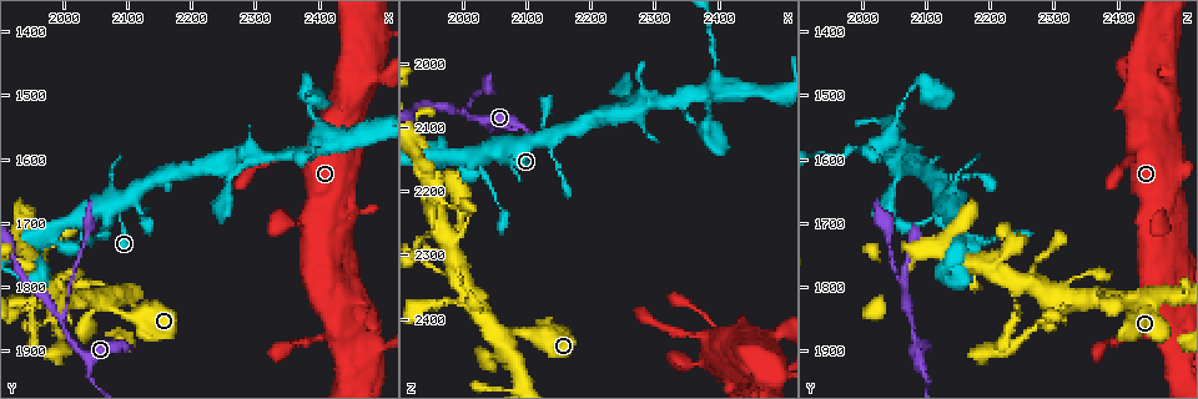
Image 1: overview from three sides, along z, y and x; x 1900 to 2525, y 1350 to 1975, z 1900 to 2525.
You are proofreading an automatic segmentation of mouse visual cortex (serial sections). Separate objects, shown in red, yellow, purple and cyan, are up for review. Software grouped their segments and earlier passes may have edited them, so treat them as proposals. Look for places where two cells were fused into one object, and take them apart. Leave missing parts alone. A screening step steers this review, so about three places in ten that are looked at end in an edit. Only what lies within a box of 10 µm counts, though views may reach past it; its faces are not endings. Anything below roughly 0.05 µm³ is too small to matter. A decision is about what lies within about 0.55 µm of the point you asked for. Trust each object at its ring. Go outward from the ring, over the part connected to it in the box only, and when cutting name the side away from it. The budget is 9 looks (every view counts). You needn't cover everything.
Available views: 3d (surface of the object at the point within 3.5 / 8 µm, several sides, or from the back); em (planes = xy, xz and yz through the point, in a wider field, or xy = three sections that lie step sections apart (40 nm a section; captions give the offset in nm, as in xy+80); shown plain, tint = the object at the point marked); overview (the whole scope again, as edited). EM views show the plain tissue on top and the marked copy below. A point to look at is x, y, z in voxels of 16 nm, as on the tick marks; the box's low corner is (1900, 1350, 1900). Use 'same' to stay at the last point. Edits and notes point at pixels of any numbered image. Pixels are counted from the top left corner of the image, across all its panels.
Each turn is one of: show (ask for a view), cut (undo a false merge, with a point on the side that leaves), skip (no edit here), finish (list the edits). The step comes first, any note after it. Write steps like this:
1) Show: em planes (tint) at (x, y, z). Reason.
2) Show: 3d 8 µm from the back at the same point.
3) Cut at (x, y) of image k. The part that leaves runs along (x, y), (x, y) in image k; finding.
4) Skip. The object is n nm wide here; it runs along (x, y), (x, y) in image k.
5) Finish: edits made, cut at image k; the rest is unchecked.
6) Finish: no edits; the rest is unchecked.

Show: 3d 8 µm at (1985, 1710, 2150). Sharp bend.

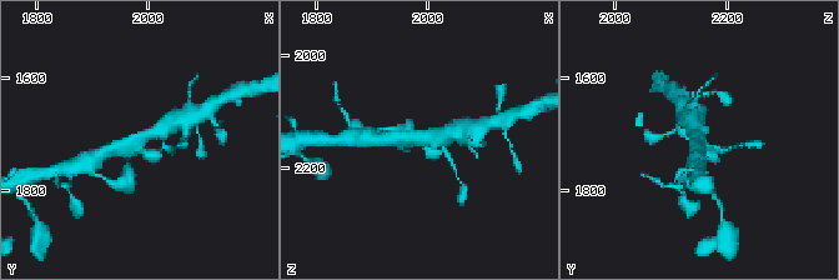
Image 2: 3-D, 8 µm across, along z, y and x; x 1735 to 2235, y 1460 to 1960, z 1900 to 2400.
Show: em planes (tint) at the same point.

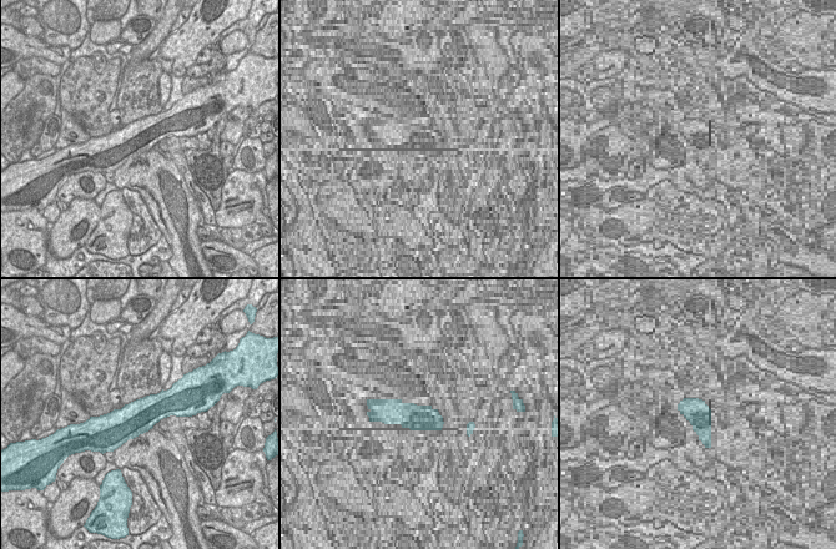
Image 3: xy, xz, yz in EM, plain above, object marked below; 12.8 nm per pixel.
Skip. The object is 420 nm wide here; it runs along (174, 121), (132, 143), (107, 149) in image 2; all the same cell.

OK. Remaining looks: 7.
Show: 3d 3.5 µm from the back at (2005, 1855, 2080).

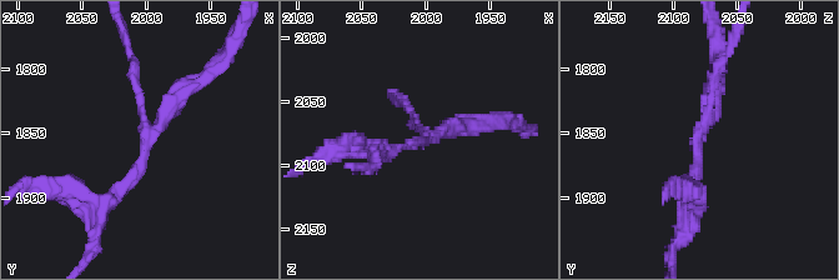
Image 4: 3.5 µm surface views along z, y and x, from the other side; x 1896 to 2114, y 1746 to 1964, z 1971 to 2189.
Show: em planes (tint) at (1998, 1856, 2082). Need the tissue.

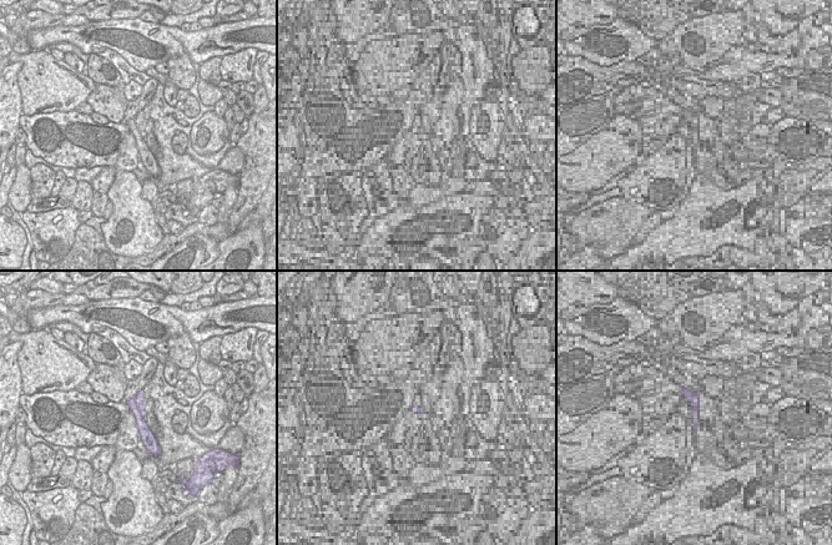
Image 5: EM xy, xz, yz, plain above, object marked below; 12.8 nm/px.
Cut at (135, 80) of image 4. The arms are 100, 150, 250 nm wide; a border runs along (134, 398), (144, 419) in image 5; a second cell is stuck on.

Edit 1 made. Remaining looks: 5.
Show: overview. See it whole again.

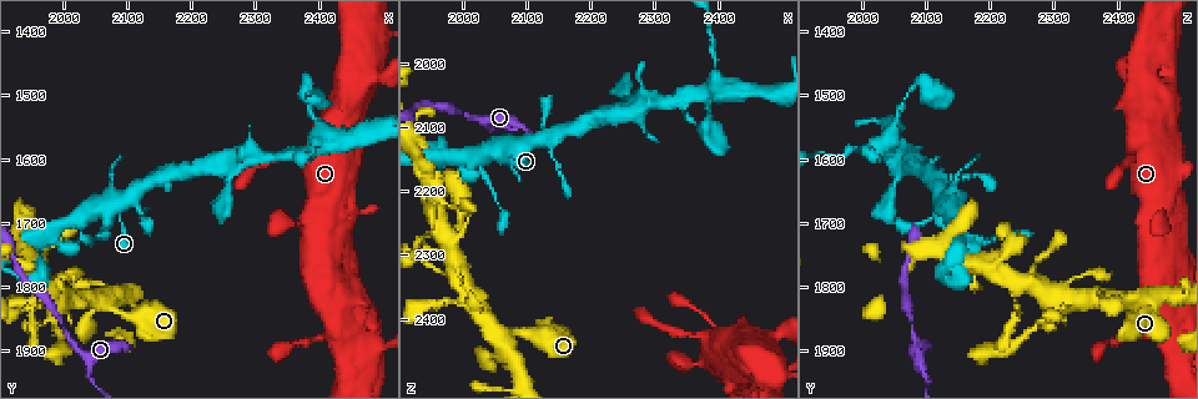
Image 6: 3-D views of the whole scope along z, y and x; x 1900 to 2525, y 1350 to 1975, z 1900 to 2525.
Show: 3d 3.5 µm from the back at (2060, 1825, 2425). Four or more arms meet.

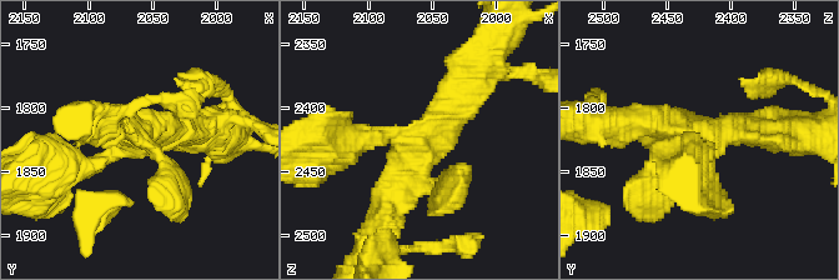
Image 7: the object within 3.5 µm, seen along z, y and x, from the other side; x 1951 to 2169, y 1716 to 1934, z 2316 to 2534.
Show: em xy step 5 (tint) at the same point. Shape alone is not enough.

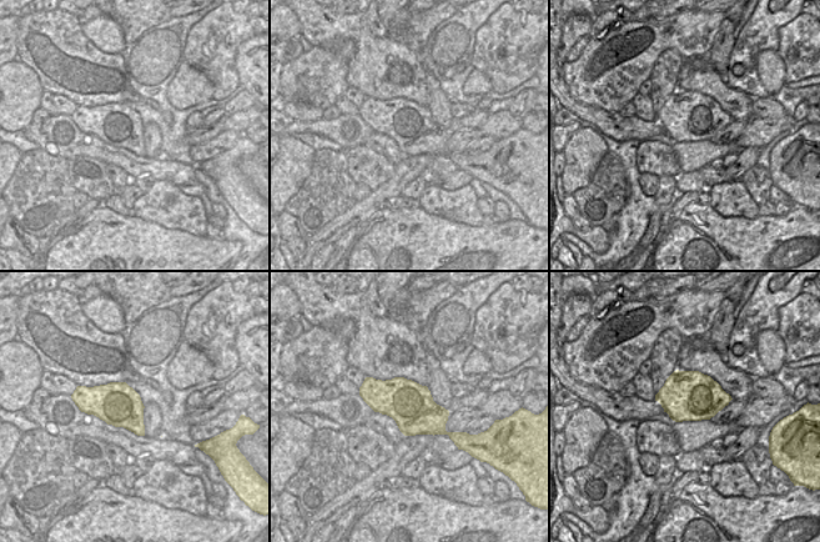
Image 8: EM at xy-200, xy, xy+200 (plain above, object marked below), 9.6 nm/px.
Skip. The arms are 200, 250, 400, 400 nm wide; it runs along (346, 141), (418, 141), (472, 80) in image 7; all the same cell.

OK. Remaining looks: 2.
Show: 3d 3.5 µm at (2460, 1415, 2450). Abrupt turn.

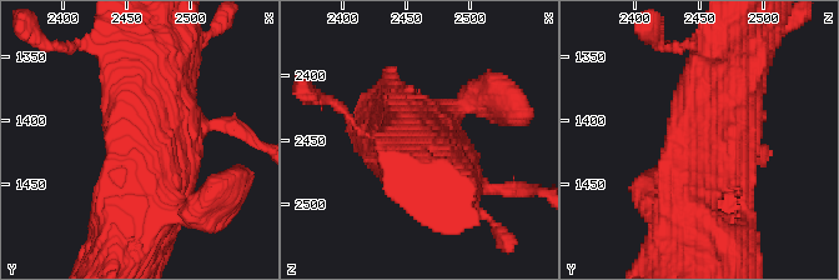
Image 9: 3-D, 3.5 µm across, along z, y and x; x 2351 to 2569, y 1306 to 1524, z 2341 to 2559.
Show: em xy step 1 (tint) at (2460, 1420, 2448). Now the EM.

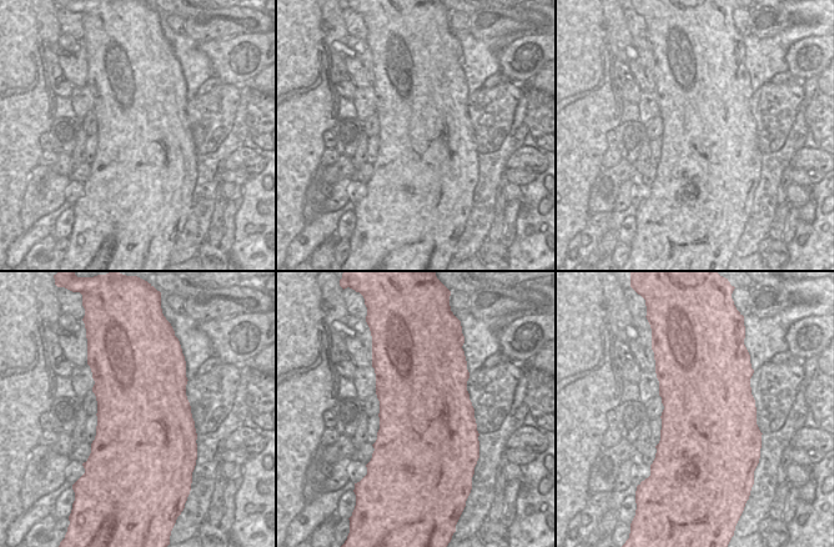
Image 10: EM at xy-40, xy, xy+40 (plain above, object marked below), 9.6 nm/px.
Skip. It runs along (681, 228), (701, 93), (719, 70) in image 9; all the same cell.

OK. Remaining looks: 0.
Finish: edits made, cut at image 4; the rest is unchecked.

